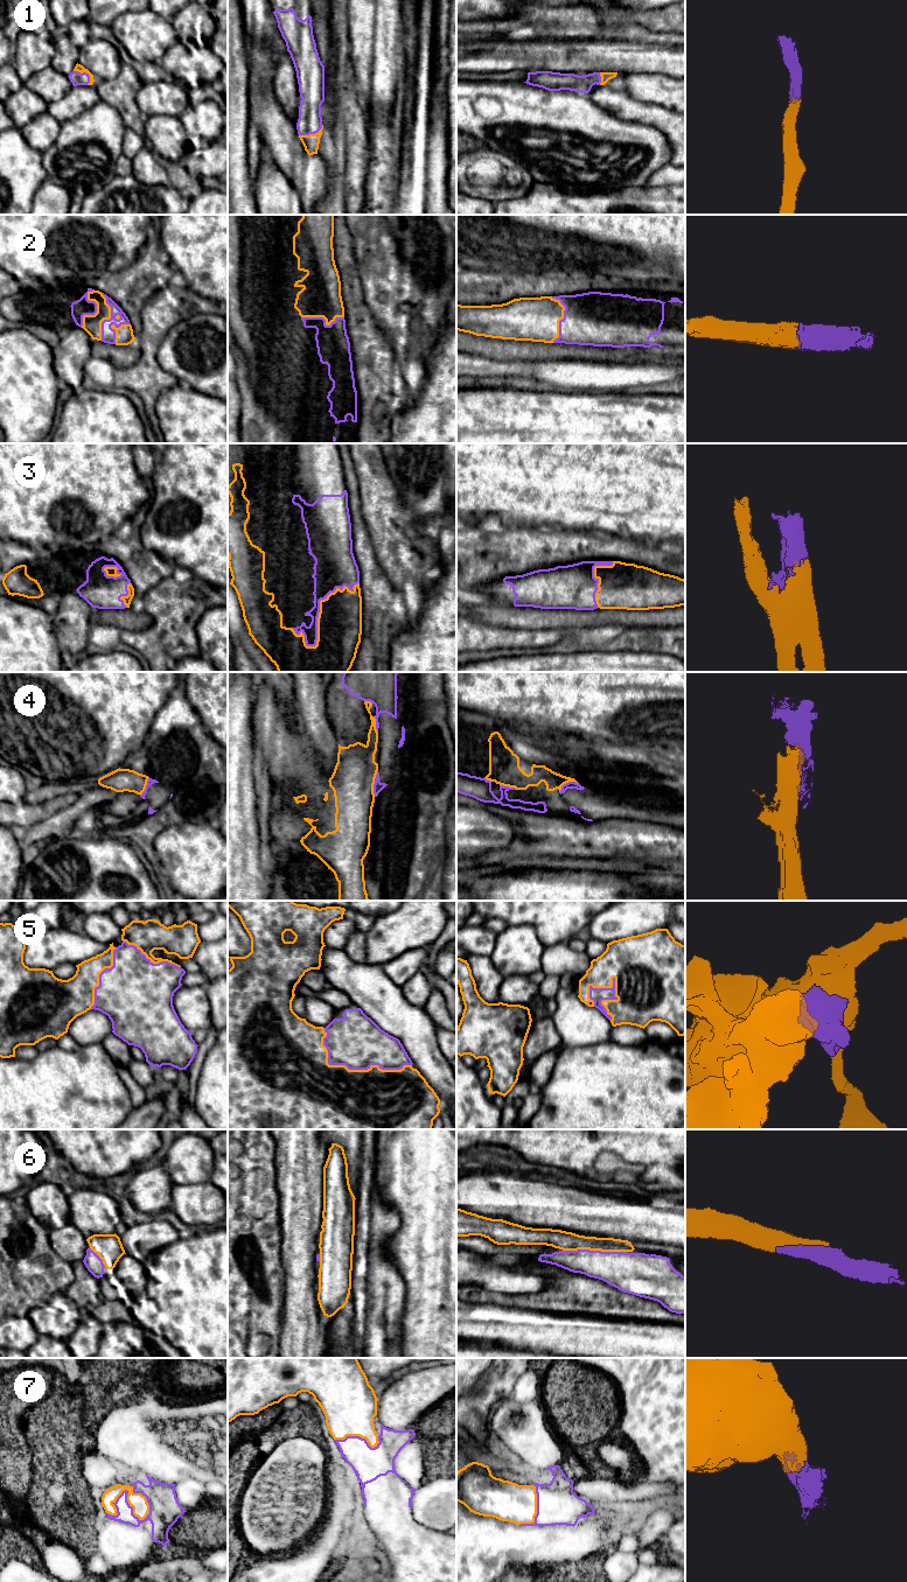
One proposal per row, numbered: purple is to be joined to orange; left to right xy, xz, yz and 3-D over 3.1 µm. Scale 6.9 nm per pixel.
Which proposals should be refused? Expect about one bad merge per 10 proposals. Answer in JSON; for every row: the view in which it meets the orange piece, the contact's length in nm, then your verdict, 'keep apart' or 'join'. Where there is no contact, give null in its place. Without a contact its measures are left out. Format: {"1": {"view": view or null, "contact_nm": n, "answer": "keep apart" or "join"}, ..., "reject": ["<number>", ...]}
{"1": {"view": "xy", "contact_nm": 150, "answer": "join"}, "2": {"view": "xy", "contact_nm": 280, "answer": "join"}, "3": {"view": "xz", "contact_nm": 550, "answer": "join"}, "4": {"view": "xz", "contact_nm": 190, "answer": "keep apart"}, "5": {"view": "xz", "contact_nm": 650, "answer": "join"}, "6": {"view": "yz", "contact_nm": 280, "answer": "join"}, "7": {"view": "xy", "contact_nm": 280, "answer": "join"}, "reject": ["4"]}

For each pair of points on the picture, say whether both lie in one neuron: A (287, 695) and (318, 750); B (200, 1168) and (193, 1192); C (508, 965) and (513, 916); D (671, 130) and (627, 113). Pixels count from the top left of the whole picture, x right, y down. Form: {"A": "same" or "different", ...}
{"A": "different", "B": "different", "C": "different", "D": "same"}

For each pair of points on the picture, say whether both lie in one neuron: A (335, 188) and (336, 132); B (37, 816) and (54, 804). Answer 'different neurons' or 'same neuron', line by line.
A: same neuron
B: same neuron

